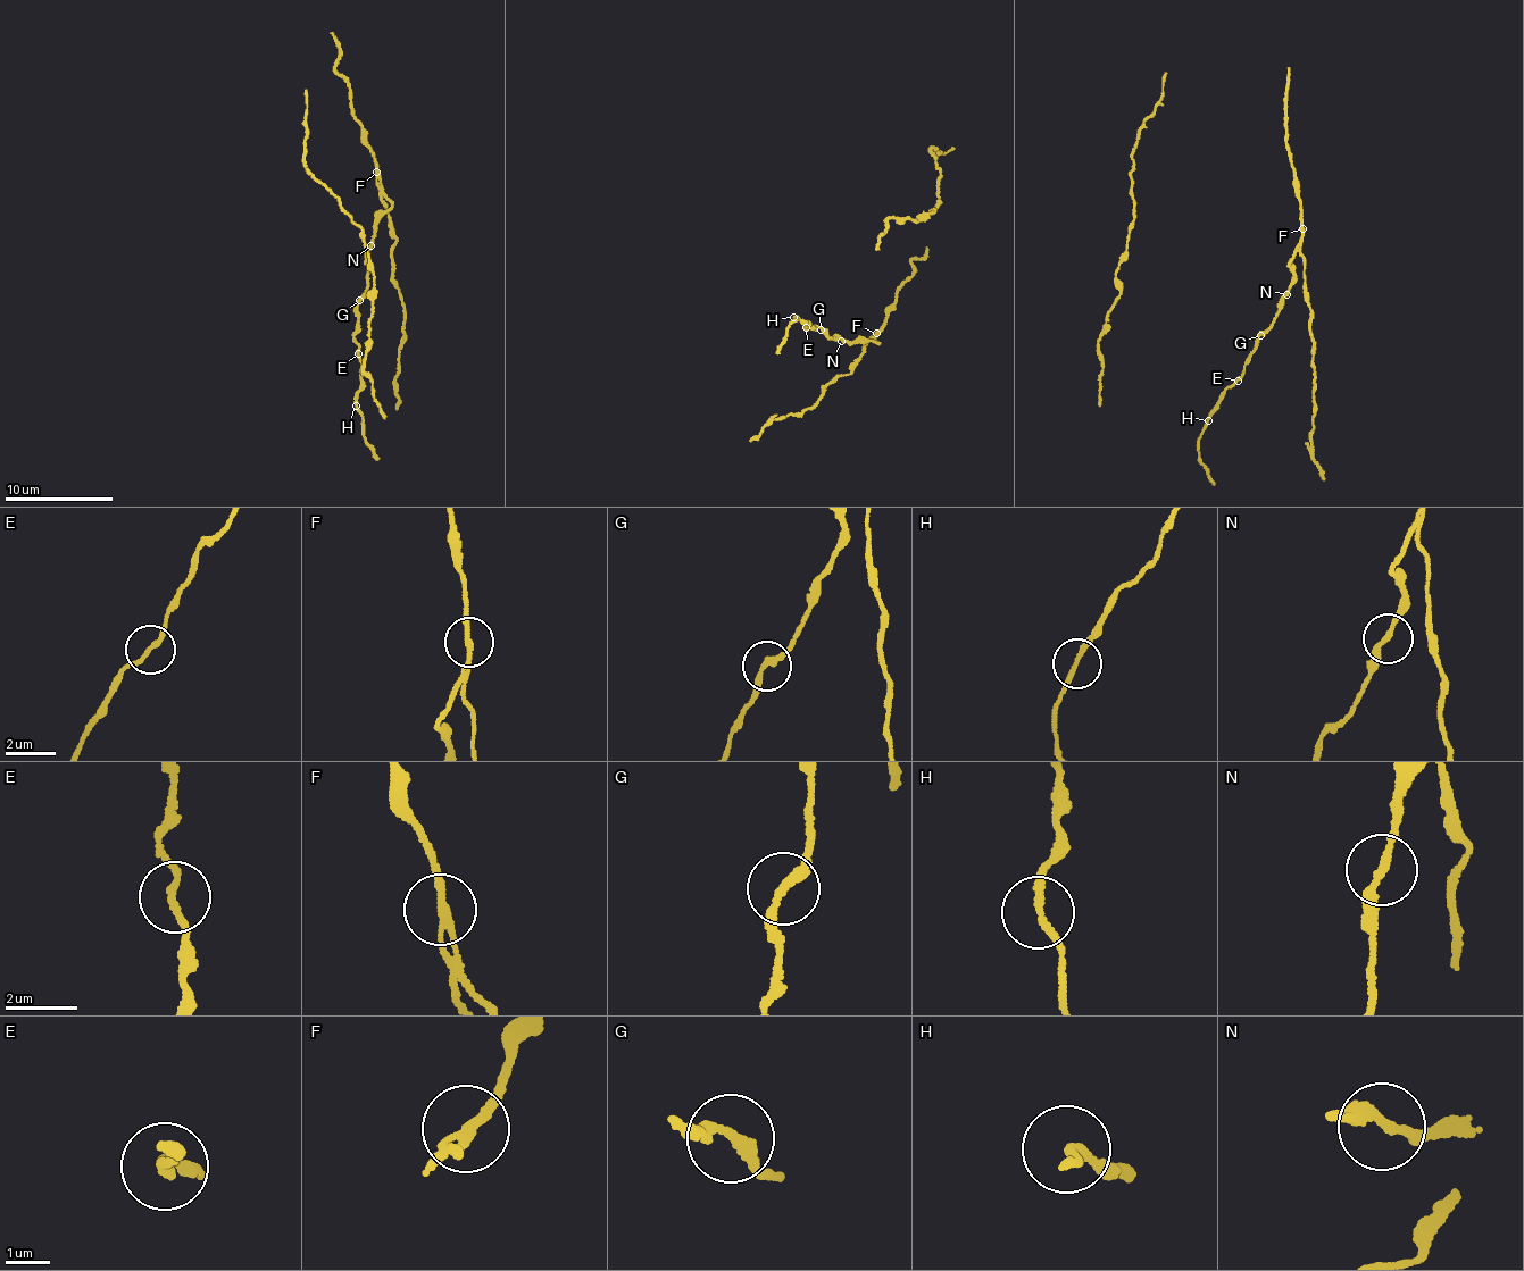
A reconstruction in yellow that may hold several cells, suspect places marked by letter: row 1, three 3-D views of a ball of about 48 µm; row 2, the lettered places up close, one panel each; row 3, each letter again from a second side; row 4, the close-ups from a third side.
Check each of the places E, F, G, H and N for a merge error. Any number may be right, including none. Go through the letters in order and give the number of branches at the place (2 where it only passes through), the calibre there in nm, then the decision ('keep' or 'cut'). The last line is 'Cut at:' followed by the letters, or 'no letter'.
E: branches 2; calibre 190 nm; keep
F: branches 2; calibre 190 nm; cut
G: branches 2; calibre 260 nm; keep
H: branches 2; calibre 180 nm; keep
N: branches 2; calibre 220 nm; keep
Cut at: F

